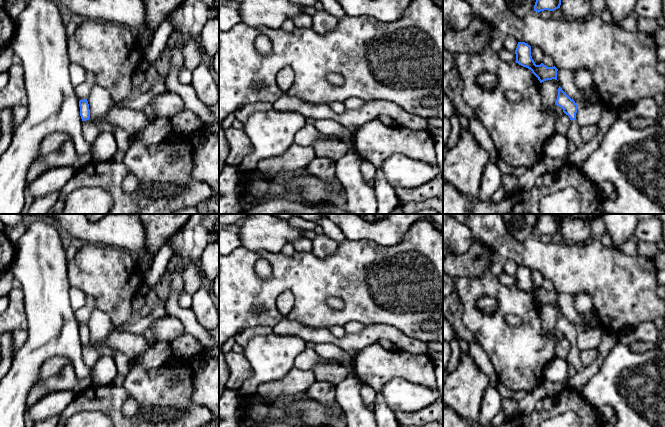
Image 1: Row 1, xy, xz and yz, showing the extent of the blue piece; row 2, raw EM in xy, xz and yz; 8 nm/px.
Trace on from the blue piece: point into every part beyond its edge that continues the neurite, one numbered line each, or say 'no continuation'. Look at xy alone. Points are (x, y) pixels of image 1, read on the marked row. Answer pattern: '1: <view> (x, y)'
1: xy (90, 132)

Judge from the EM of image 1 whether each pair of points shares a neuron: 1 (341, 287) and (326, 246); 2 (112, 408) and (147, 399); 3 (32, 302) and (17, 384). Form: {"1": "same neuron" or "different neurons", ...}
{"1": "different neurons", "2": "different neurons", "3": "same neuron"}

